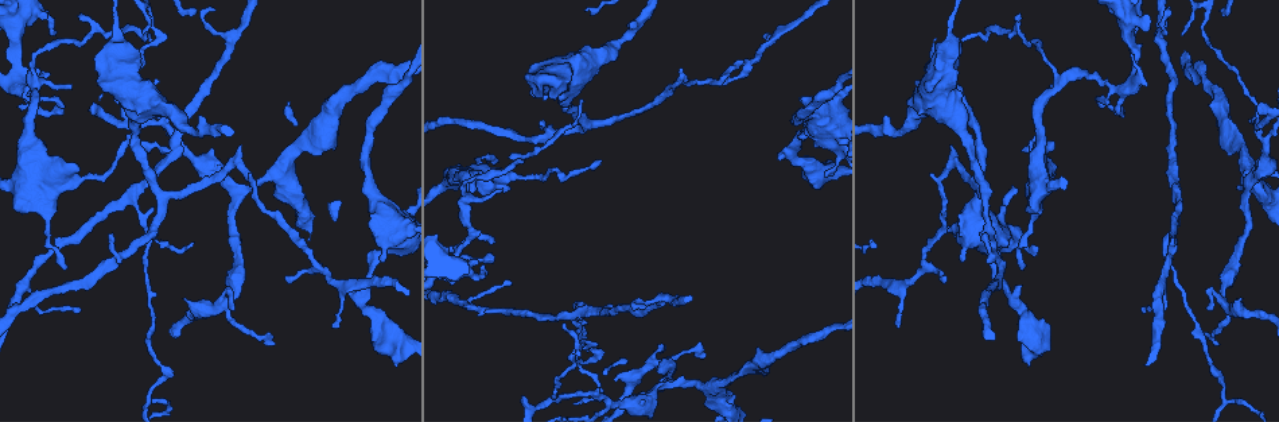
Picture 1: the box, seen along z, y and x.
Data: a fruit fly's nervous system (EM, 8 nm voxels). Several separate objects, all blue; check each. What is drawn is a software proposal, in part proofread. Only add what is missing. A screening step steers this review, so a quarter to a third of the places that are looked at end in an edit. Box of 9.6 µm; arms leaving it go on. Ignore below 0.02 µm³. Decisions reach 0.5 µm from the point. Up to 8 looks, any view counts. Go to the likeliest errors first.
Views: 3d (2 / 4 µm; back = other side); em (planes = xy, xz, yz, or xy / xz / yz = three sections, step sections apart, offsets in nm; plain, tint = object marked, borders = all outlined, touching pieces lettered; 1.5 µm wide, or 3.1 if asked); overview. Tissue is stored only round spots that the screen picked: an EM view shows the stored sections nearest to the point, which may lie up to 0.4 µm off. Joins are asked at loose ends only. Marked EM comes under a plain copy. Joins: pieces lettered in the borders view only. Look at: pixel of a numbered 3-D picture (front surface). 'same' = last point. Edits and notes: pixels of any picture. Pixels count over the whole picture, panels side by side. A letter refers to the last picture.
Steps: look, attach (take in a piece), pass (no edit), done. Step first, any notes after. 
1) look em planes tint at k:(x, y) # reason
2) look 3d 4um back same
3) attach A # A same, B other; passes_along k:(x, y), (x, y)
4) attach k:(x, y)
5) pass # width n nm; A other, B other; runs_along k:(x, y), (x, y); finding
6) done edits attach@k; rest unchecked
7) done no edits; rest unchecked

look 3d 4um at 1:(1027, 365) # thick end

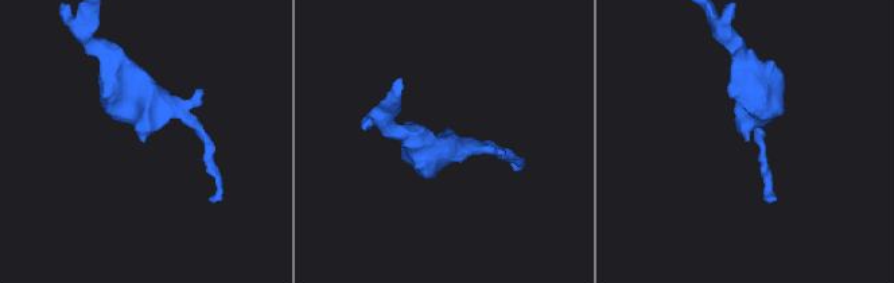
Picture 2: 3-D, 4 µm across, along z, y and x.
look em planes borders at 2:(442, 133) # shape alone is not enough

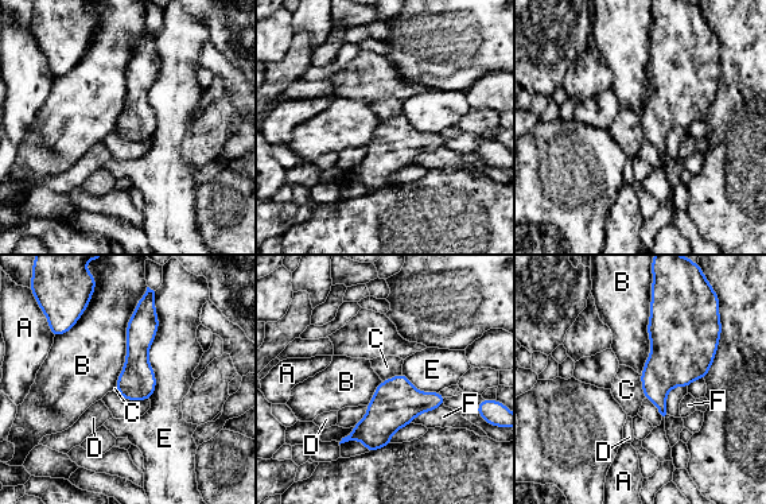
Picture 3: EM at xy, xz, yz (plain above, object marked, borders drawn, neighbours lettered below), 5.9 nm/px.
pass # width 220 nm; A other, B other, C other, D other, E other, F other; runs_along 3:(147, 298), (129, 396); none of them fits

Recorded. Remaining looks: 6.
look em planes borders at 1:(63, 114) # free end

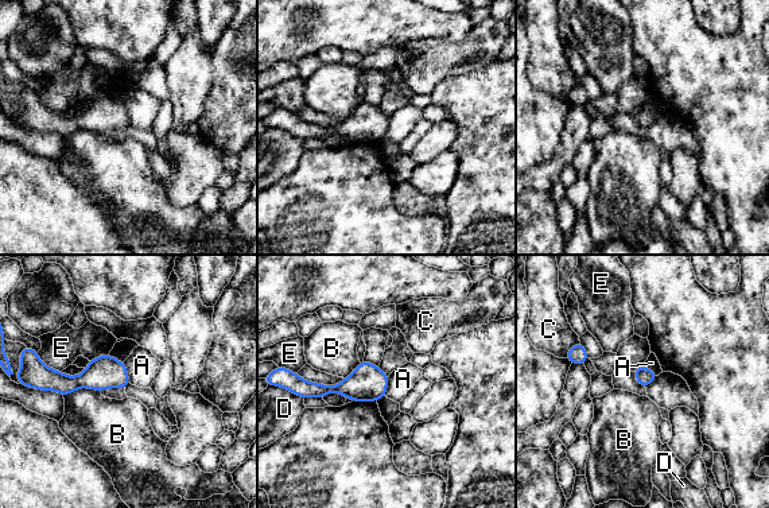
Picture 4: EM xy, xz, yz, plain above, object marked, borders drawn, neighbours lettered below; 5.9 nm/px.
pass # longest_contact B 220 nm; A other, B other, C other, D other, E other; none of them fits

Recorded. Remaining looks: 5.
look em planes borders at 1:(762, 37) # branch stops here

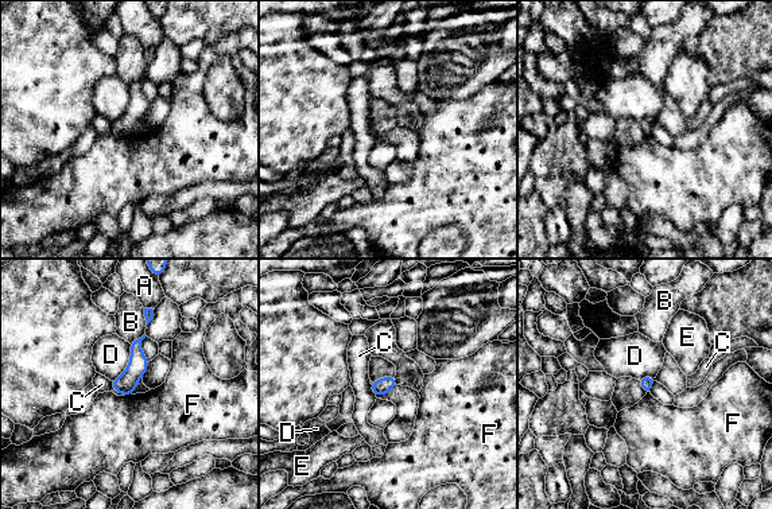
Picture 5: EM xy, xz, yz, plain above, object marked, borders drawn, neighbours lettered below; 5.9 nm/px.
pass # longest_contact D 260 nm; A other, B other, C other, D other, E other, F other; border 5:(369, 384), (375, 396); none of them fits

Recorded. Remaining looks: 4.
look 3d 4um back at 1:(1260, 105) # free end

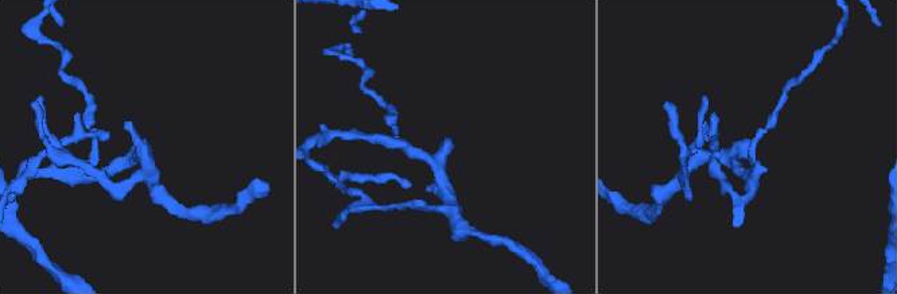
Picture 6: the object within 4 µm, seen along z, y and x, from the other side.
look em planes borders at 6:(449, 138)

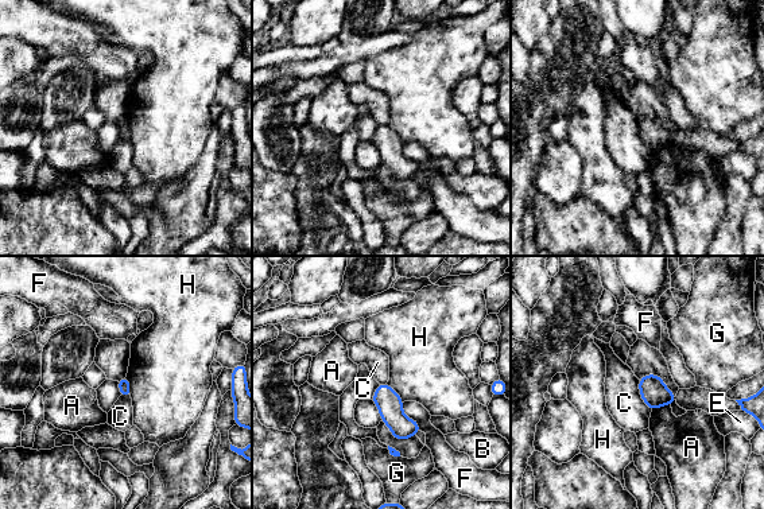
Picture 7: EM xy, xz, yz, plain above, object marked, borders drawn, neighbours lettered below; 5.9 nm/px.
pass # longest_contact C 200 nm; A other, B other, C other, E other, F other, G other, H other; border 7:(638, 380), (639, 395), (651, 411); none of them fits

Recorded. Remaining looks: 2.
done no edits; rest unchecked

